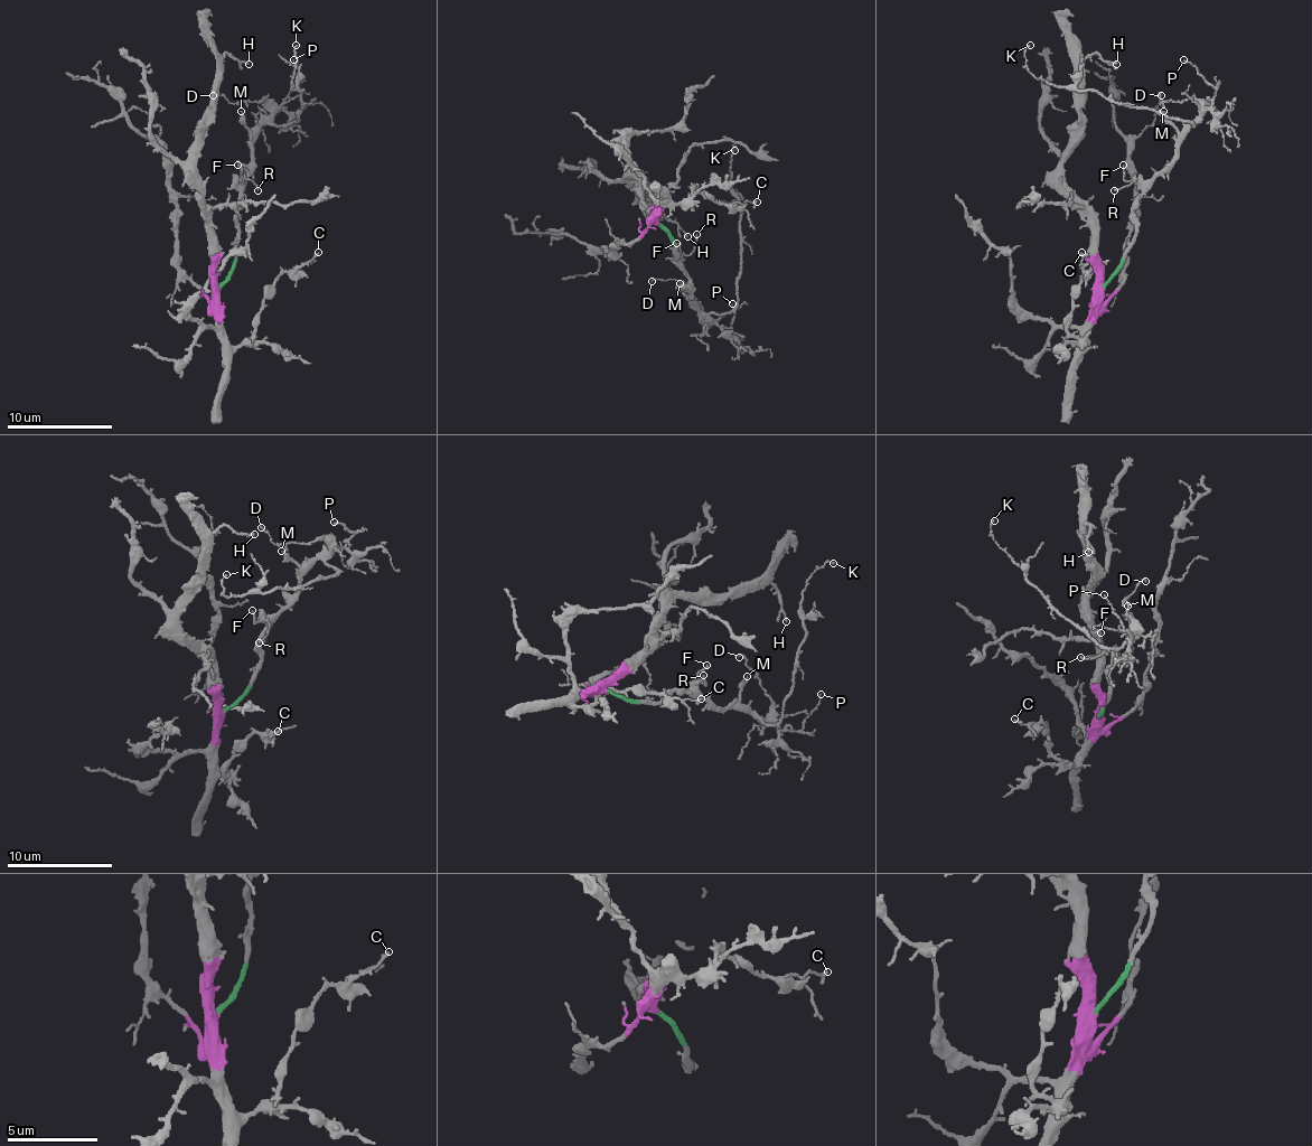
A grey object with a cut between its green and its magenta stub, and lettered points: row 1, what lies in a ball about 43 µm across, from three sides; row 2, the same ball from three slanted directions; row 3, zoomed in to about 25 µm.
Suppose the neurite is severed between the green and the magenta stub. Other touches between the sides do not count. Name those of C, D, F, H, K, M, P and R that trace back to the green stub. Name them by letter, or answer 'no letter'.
D, F, K, M, P, R

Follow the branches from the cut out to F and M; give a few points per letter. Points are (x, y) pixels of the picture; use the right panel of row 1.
F: (1104, 285), (1135, 233), (1133, 202), (1141, 186), (1123, 178), (1123, 165)
M: (1104, 285), (1135, 233), (1133, 202), (1175, 153), (1178, 128), (1162, 112)

